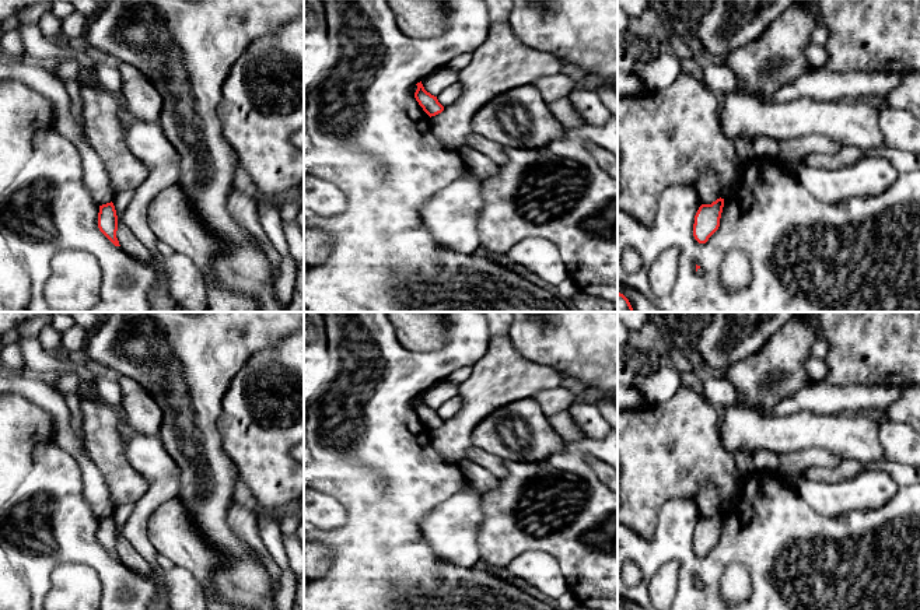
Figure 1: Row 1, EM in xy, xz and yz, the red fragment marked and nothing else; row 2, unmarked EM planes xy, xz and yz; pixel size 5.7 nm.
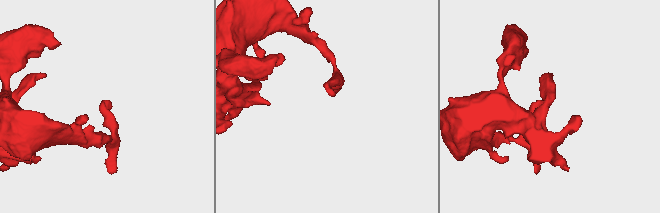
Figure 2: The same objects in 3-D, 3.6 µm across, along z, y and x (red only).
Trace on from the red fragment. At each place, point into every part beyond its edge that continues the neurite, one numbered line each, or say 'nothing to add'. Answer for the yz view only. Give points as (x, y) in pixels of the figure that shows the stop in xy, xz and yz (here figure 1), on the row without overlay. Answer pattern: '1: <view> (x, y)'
nothing to add

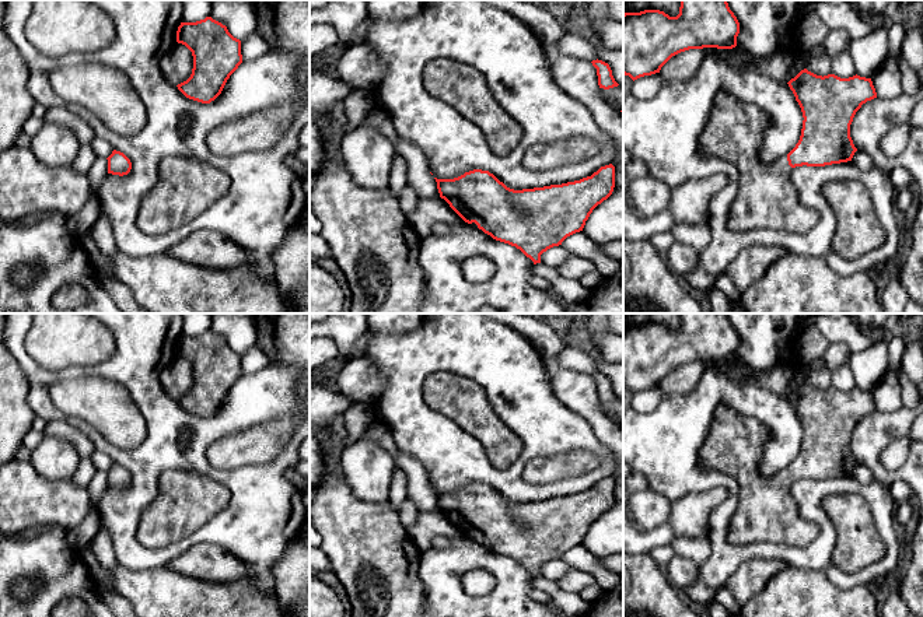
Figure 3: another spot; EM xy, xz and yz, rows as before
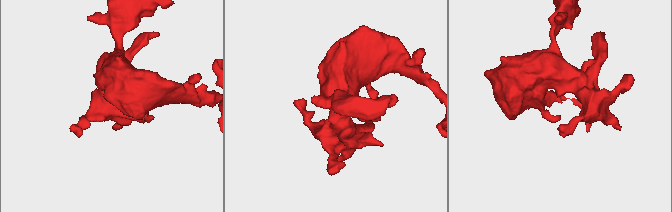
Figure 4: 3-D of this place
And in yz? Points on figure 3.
1: yz (766, 511)

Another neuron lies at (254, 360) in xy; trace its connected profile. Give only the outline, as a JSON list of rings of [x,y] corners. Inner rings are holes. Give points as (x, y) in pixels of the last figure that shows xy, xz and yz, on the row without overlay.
[[[256,343],[241,354],[242,375],[259,372],[269,364],[268,355],[258,348]]]

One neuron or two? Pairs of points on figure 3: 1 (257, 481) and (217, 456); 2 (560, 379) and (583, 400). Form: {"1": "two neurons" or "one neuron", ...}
{"1": "two neurons", "2": "one neuron"}

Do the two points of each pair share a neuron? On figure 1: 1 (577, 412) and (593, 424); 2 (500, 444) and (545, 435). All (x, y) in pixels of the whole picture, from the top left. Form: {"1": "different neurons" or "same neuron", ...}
{"1": "same neuron", "2": "same neuron"}

